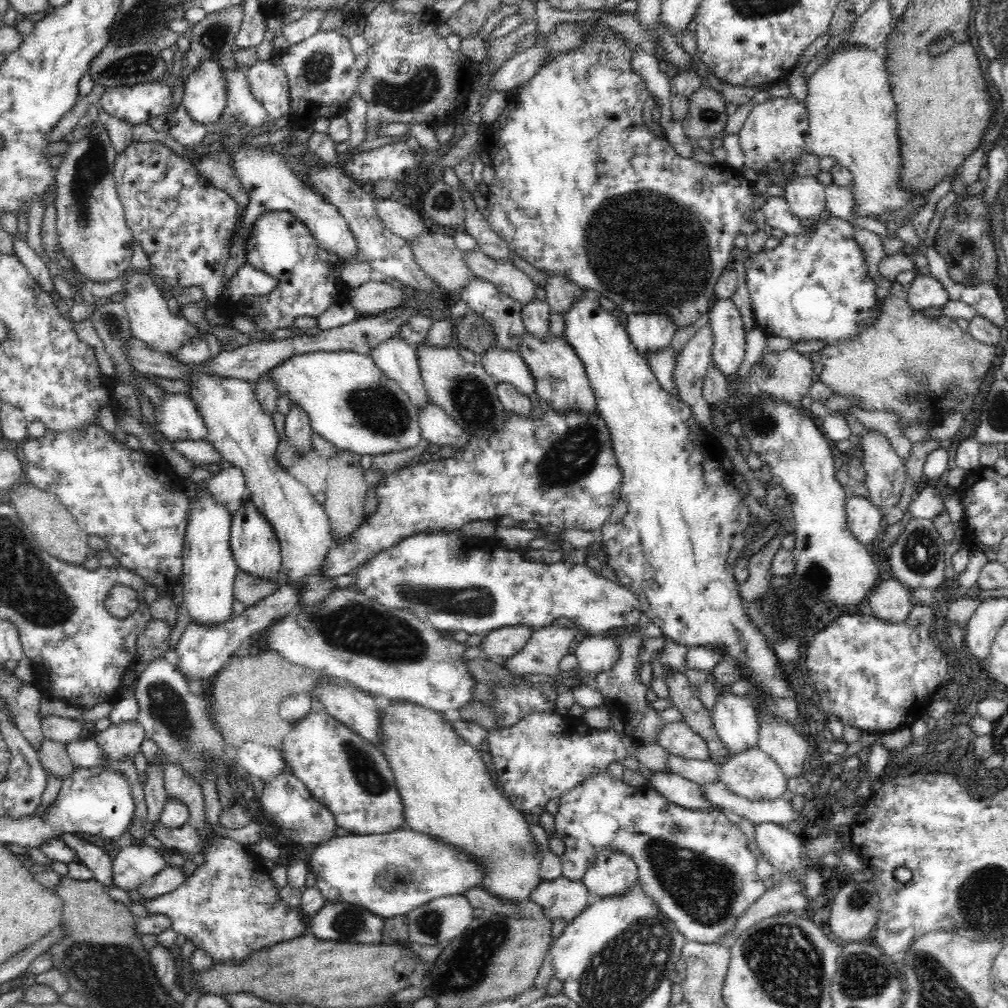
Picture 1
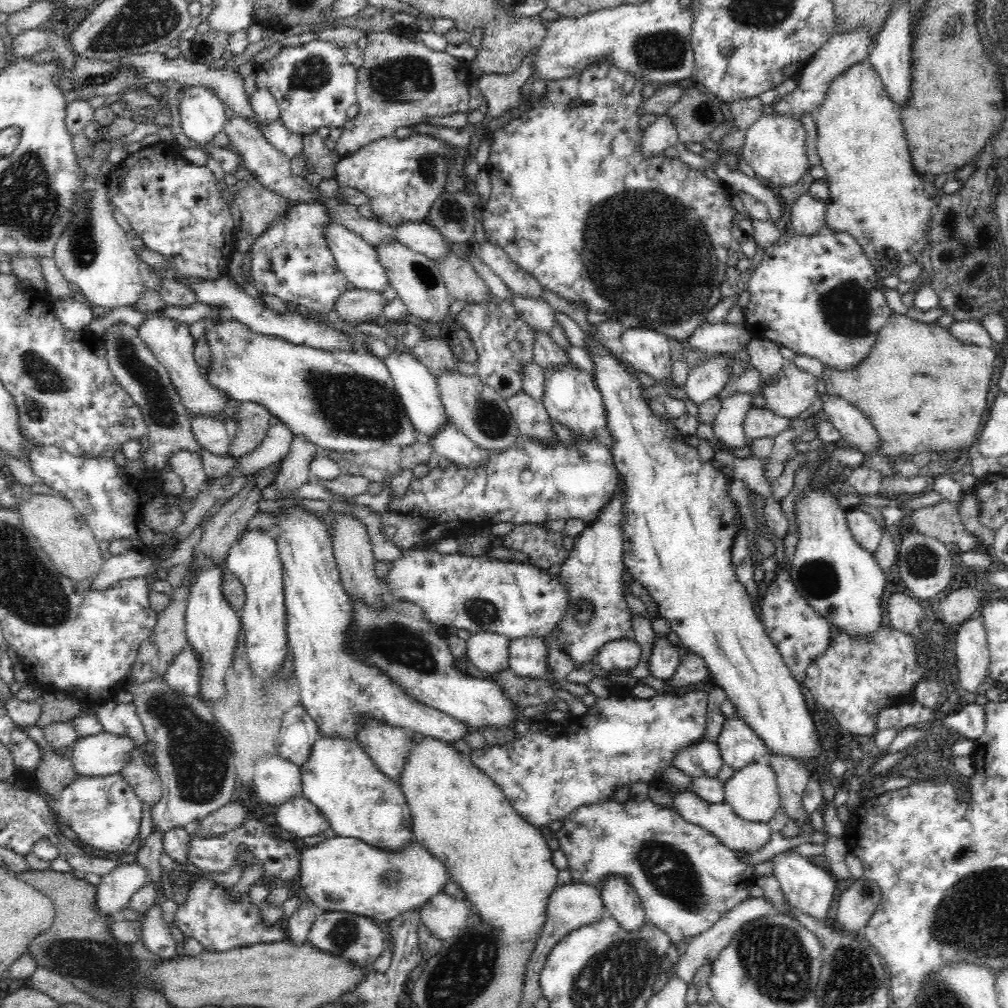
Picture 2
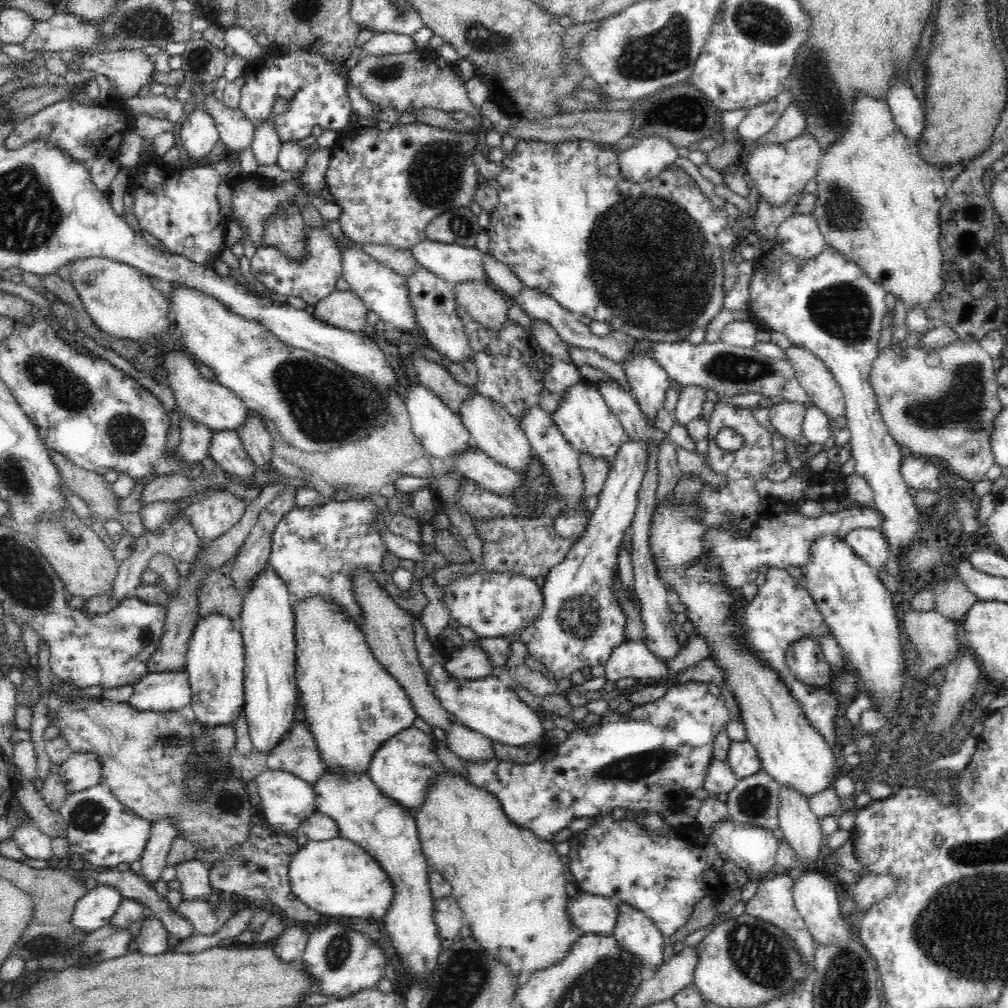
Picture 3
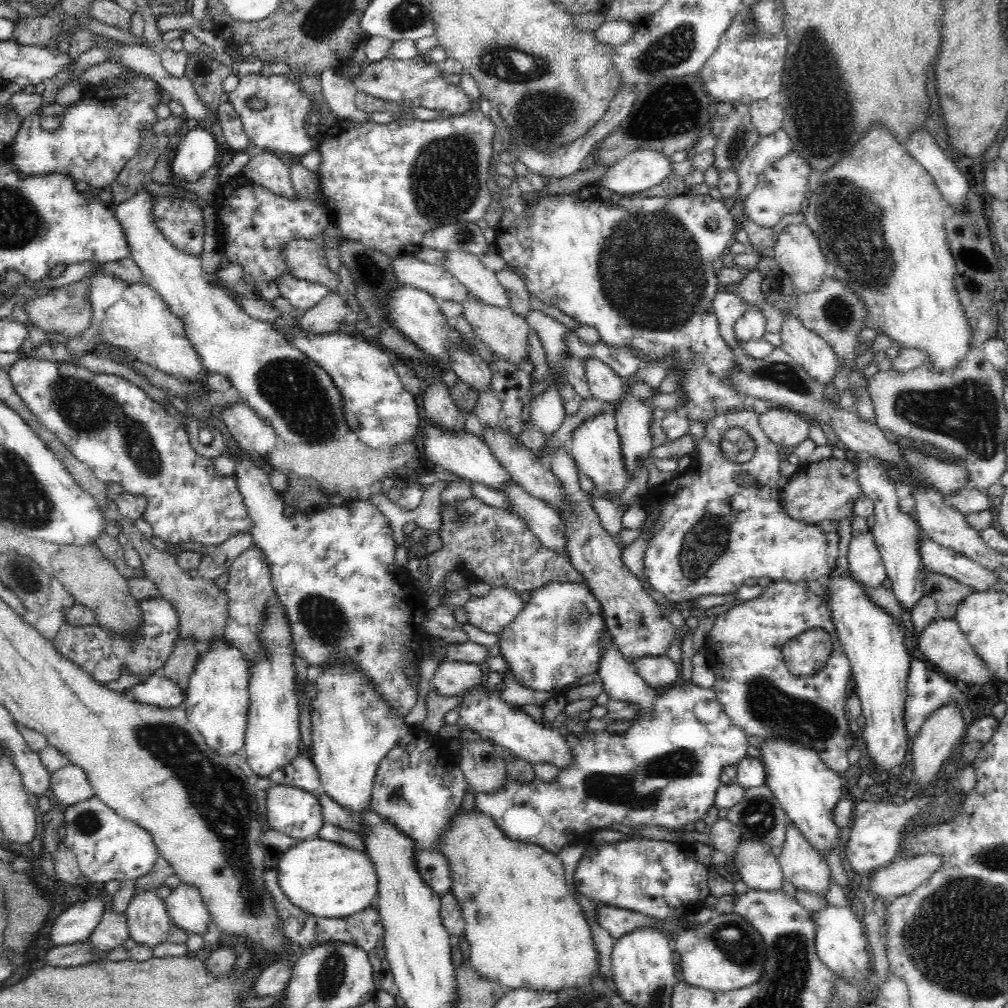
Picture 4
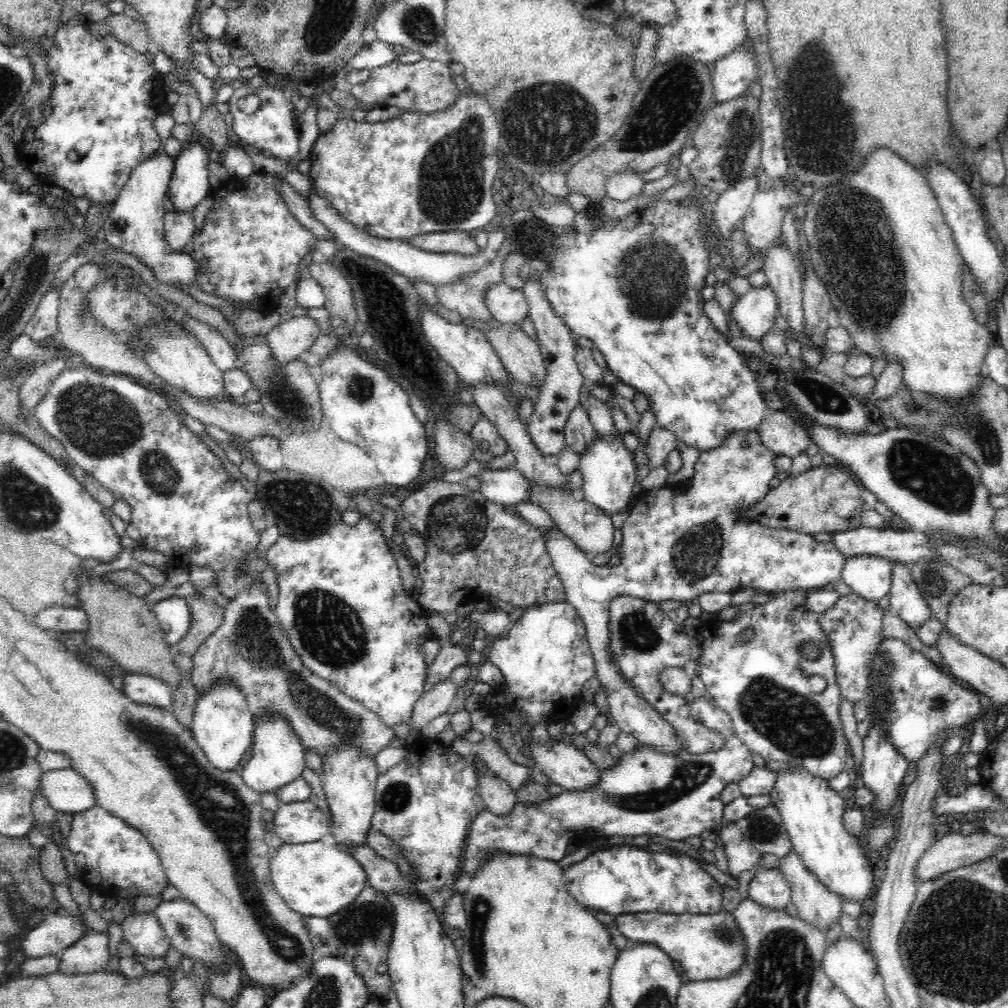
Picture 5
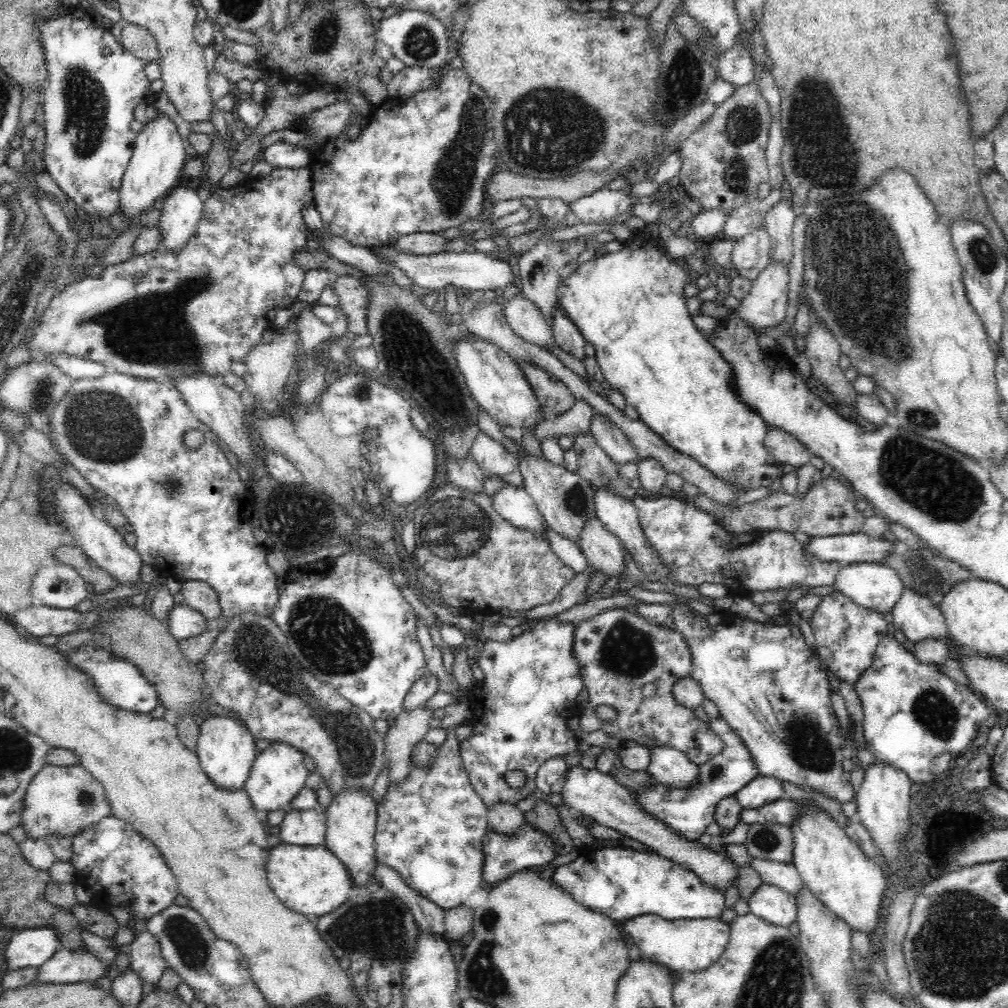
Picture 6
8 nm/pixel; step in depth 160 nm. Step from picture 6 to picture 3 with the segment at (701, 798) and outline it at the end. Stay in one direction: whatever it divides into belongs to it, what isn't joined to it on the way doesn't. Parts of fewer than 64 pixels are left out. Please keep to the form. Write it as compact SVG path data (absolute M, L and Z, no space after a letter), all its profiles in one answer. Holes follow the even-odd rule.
M676 683L668 687L664 692L662 698L650 701L649 703L640 705L633 708L627 715L617 716L616 711L607 710L603 715L602 720L598 724L594 723L584 728L576 729L571 733L567 733L568 740L556 750L556 758L548 760L548 762L534 762L534 764L518 765L508 761L500 760L498 758L492 760L480 761L479 763L468 763L468 772L470 775L470 783L474 784L476 788L486 789L492 793L498 803L501 804L502 813L505 814L507 820L510 820L511 825L517 828L530 829L535 833L539 840L555 844L555 836L558 832L568 828L570 822L579 818L594 818L594 816L606 816L606 813L612 812L615 808L624 810L625 812L640 812L642 814L654 813L655 815L662 816L662 814L674 813L681 810L683 804L689 799L696 796L698 790L704 789L705 776L707 773L708 765L713 758L713 742L714 739L722 732L726 731L726 726L730 722L730 712L724 703L721 696L714 696L708 690L707 683Z

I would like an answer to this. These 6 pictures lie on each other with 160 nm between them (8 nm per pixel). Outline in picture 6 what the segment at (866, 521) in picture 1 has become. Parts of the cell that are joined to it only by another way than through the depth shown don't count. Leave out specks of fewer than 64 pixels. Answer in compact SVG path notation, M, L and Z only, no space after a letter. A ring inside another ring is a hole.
M862 561L856 564L842 566L836 575L834 590L867 609L878 611L878 613L891 613L895 602L902 596L904 590L903 582L898 577L897 572L888 565L874 563L872 561Z

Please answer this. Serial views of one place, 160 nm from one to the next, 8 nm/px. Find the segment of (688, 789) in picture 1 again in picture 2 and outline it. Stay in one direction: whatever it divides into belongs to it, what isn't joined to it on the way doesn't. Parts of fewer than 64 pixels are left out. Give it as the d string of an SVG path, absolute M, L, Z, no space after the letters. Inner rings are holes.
M680 791L673 792L674 794L674 809L680 814L687 822L691 824L698 824L701 828L707 830L713 834L725 844L727 848L733 850L733 852L746 852L747 854L754 854L754 852L760 852L772 838L772 830L767 824L760 824L759 822L744 821L732 812L725 803L722 804L710 804L702 799L699 799L692 791Z

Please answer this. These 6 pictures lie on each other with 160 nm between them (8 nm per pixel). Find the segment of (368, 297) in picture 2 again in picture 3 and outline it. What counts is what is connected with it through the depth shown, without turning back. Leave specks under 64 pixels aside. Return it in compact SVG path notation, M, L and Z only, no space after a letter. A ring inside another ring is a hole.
M334 289L318 303L309 307L311 316L336 328L347 331L364 331L366 326L366 307L362 299L353 291Z

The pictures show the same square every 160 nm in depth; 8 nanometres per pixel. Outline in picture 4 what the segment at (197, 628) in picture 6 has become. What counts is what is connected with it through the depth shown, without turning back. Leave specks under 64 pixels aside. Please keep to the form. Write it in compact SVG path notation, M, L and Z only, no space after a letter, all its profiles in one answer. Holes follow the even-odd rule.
M162 596L138 603L143 623L136 640L126 639L126 636L110 636L109 632L96 624L78 628L65 622L52 639L55 650L83 668L98 683L118 680L122 674L147 678L160 672L179 639L180 619L175 607Z

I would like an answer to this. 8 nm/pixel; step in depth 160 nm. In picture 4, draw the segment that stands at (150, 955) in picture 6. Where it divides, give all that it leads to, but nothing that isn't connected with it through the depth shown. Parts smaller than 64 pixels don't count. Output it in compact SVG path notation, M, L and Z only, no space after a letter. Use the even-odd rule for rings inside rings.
M155 892L138 894L130 901L123 914L128 927L128 936L137 945L153 949L168 940L170 917L165 904Z

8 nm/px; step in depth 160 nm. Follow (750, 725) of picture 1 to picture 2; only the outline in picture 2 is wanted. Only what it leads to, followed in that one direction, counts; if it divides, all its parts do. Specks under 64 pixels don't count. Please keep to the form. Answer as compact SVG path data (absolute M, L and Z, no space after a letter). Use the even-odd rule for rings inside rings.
M739 717L726 720L717 740L717 747L723 764L735 771L754 761L763 765L771 764L764 742Z

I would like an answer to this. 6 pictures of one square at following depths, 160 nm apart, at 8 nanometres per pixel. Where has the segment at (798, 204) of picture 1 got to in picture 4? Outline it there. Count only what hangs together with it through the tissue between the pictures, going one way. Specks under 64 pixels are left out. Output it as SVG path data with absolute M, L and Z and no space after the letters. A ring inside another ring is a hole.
M808 225L784 227L775 240L774 249L776 262L792 277L800 293L814 291L830 272L818 239Z

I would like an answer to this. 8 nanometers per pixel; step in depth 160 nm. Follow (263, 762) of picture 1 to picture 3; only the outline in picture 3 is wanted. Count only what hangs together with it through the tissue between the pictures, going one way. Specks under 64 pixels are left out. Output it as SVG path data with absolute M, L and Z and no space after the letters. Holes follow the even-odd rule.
M270 769L257 775L255 779L258 783L258 793L266 821L274 828L274 831L284 831L285 833L298 831L306 817L314 816L314 813L318 812L314 789L306 781L288 772Z

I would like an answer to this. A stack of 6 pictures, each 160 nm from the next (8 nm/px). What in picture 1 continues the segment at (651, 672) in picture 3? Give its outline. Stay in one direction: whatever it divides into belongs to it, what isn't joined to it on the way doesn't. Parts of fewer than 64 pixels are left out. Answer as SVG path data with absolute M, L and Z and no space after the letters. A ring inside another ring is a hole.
M586 637L574 648L579 662L578 667L583 674L598 674L609 671L621 657L615 639L602 637Z

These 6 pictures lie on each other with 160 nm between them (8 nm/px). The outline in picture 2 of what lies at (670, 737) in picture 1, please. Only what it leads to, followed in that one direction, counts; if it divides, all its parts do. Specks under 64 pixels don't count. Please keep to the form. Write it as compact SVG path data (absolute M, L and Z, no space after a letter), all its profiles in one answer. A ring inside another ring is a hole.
M706 738L682 749L673 758L673 766L692 778L717 778L723 765L717 744L712 744Z

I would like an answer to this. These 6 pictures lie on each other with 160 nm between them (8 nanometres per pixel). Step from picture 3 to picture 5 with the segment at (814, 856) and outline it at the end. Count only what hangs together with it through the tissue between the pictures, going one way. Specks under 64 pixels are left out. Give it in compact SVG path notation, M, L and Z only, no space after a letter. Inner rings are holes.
M794 849L780 859L780 869L785 875L787 884L791 889L791 903L796 907L797 916L805 920L810 927L818 928L822 935L826 936L827 932L835 925L840 925L841 917L844 915L841 907L841 899L835 896L833 892L829 892L823 882L819 882L818 876L814 875L806 868L798 853Z

